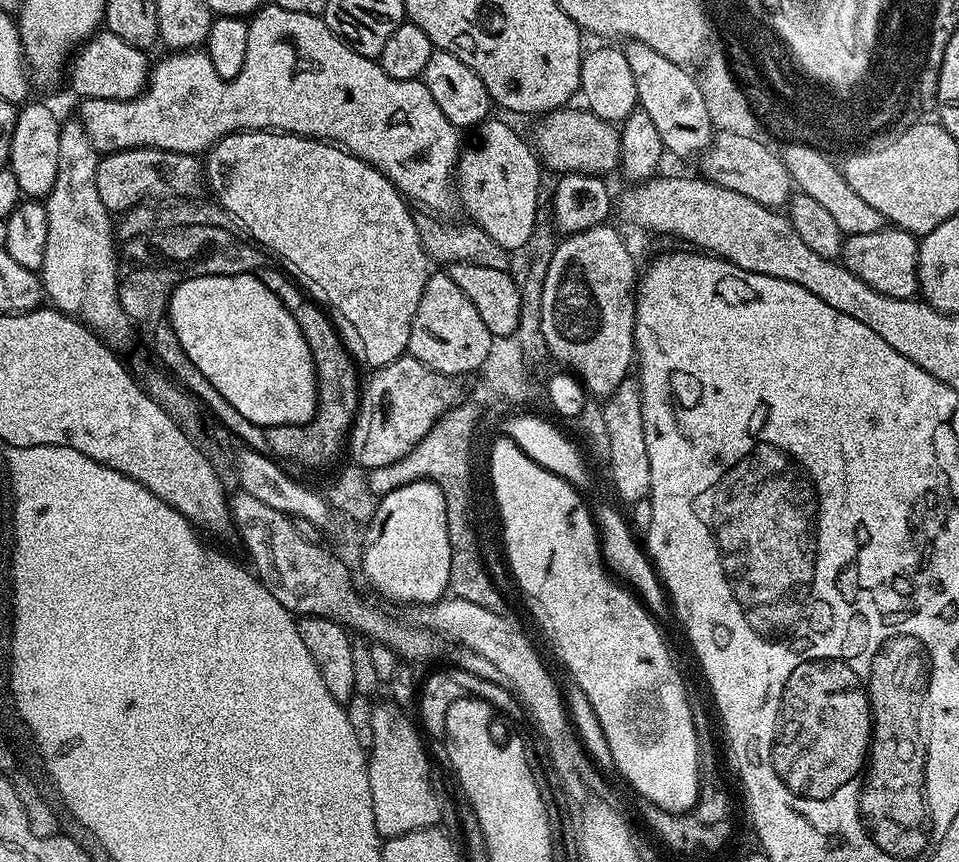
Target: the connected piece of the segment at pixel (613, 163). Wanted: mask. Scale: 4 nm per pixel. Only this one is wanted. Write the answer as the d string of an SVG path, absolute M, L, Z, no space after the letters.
M565 106L548 111L536 124L534 148L547 171L555 174L586 172L600 176L604 172L616 172L620 162L620 133L615 123L603 120L583 107Z

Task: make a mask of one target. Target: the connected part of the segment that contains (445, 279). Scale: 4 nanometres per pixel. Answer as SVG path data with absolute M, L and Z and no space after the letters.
M436 271L429 275L422 290L422 302L418 302L418 310L410 326L407 355L418 358L418 362L430 370L459 378L480 369L490 351L492 335L490 330L486 330L486 322L482 322L478 310L474 310L474 302L462 294L454 278L450 278L447 271Z

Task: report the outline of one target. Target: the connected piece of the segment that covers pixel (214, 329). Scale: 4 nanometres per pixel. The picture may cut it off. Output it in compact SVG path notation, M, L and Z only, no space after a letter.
M252 274L199 276L188 280L188 288L192 288L192 296L200 296L200 312L196 312L196 316L192 316L192 312L188 312L188 316L180 316L180 328L172 328L178 342L182 342L182 350L186 350L186 358L190 358L190 362L200 365L205 376L211 380L212 386L220 388L225 396L242 401L245 418L256 425L258 429L273 428L283 424L308 424L316 412L316 367L312 364L308 339L302 338L302 330L298 330L298 322L294 322L290 310L286 310L286 306L282 306L279 296L274 295L259 278Z

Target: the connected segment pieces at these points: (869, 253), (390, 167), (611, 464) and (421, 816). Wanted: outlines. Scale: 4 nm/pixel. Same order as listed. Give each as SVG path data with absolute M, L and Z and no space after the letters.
M885 226L874 234L858 234L847 237L844 241L842 262L866 286L886 294L890 298L913 299L920 287L918 278L918 250L917 237L911 232L895 226Z
M275 2L269 3L260 9L248 20L250 30L250 46L246 46L246 62L242 62L242 70L232 80L224 80L214 70L214 65L210 63L207 51L204 50L172 50L160 61L151 65L148 74L148 84L139 96L129 100L111 100L110 98L94 98L93 100L81 99L80 113L78 119L88 132L92 144L96 147L97 153L107 154L109 152L121 152L131 148L157 148L163 152L191 152L193 154L204 154L213 148L224 136L229 136L231 132L262 132L271 130L290 136L302 136L310 140L323 140L339 146L345 152L351 152L358 159L366 161L370 166L374 166L383 174L389 182L400 191L400 195L407 198L413 205L421 204L421 209L432 214L444 214L458 204L458 197L454 191L454 173L456 161L459 160L462 151L460 144L461 133L452 125L450 118L442 114L438 107L438 102L430 95L430 90L426 90L423 79L419 80L399 80L390 78L386 70L373 57L363 56L344 43L339 36L333 34L330 26L320 16L310 14L298 14L298 10L282 10Z
M629 378L621 382L603 401L606 431L610 438L610 458L606 468L612 471L616 492L631 506L650 496L650 457L646 455L646 430L642 430L642 398L640 381Z
M395 702L376 704L368 716L368 728L372 731L372 748L367 749L368 773L370 774L370 794L374 802L374 822L381 837L401 836L407 832L416 832L420 828L432 828L440 820L440 800L436 797L436 788L432 785L432 764L428 761L428 752L420 741L422 732L414 723L411 715Z

